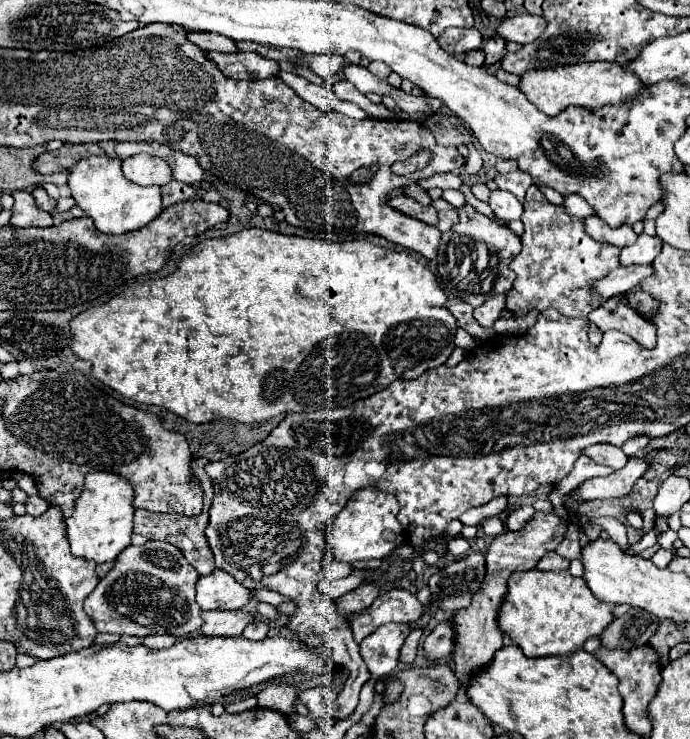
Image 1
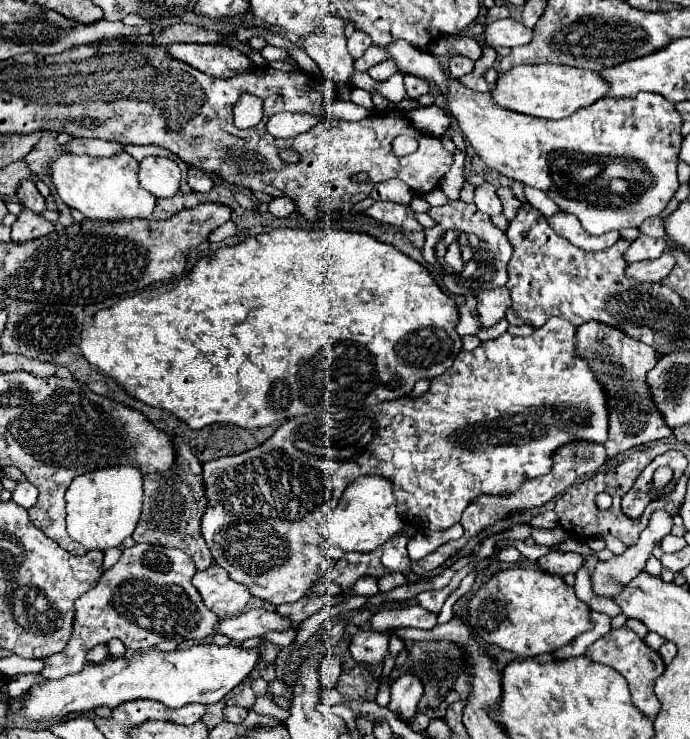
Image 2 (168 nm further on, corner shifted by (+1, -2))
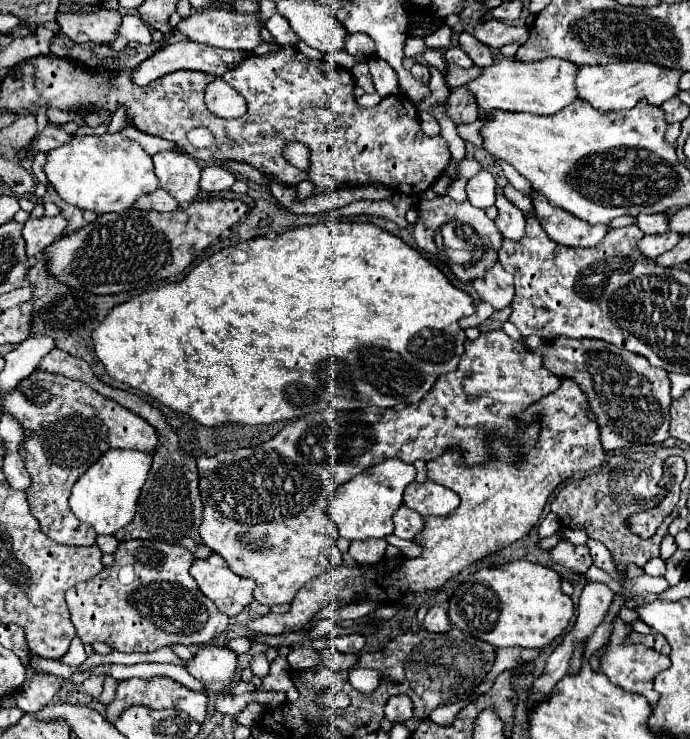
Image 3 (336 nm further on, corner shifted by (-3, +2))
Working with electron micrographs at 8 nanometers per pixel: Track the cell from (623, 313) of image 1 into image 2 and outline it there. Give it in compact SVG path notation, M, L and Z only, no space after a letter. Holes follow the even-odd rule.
M587 321L577 329L577 349L589 361L591 369L597 373L599 381L605 385L607 393L611 395L611 419L609 419L609 439L605 441L605 449L609 457L625 453L631 447L645 445L651 441L665 439L673 433L667 429L661 413L649 399L649 389L645 385L645 373L655 367L657 355L655 351L611 325L603 325L601 321ZM619 365L619 367L613 367Z

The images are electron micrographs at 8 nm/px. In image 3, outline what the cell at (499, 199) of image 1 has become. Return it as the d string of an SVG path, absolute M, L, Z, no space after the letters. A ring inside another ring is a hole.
M481 169L475 177L467 181L465 191L467 191L467 199L471 205L485 209L495 203L495 177L489 171Z

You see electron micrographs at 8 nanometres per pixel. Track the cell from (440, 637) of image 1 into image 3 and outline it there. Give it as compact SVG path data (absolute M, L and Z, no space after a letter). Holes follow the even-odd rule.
M397 695L391 697L391 701L387 701L385 705L385 719L391 723L399 723L399 721L407 721L413 717L413 707L411 707L411 699L405 695Z

